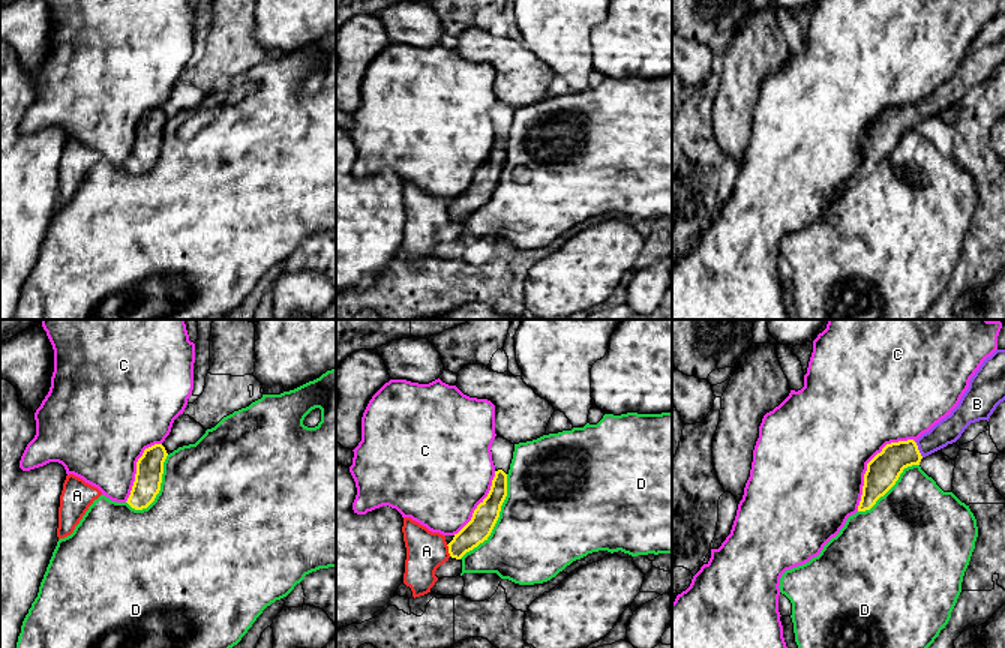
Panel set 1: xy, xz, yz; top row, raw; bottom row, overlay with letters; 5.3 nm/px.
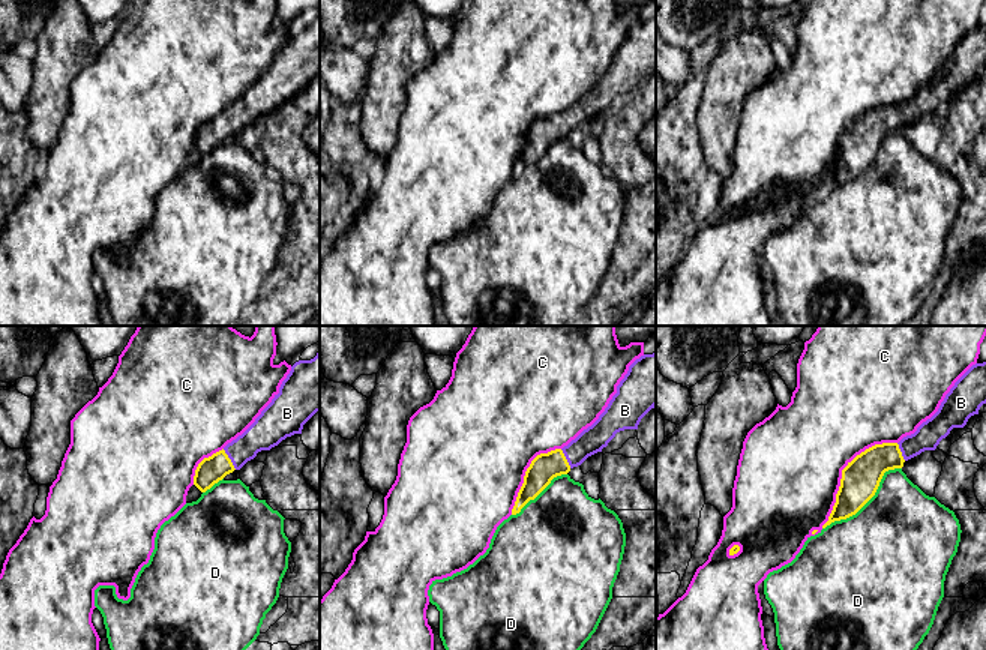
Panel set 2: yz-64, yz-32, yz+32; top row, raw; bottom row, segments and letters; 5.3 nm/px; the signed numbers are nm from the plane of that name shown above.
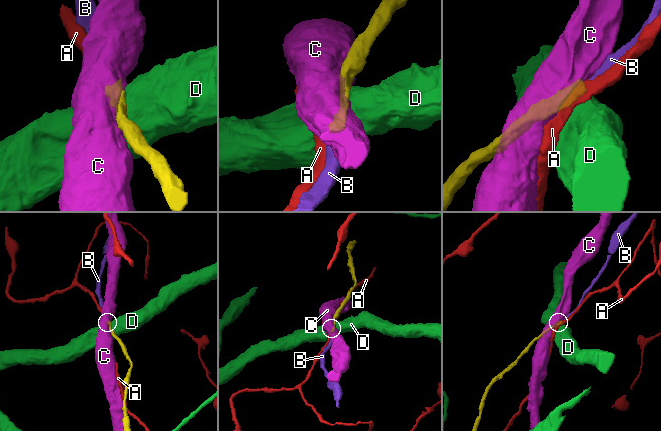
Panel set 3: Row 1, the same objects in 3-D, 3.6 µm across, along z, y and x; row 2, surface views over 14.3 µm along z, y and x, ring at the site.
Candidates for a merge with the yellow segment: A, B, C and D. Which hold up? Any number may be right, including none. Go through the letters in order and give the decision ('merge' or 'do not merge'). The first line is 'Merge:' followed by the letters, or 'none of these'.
Merge: B
A: do not merge
B: merge
C: do not merge
D: do not merge

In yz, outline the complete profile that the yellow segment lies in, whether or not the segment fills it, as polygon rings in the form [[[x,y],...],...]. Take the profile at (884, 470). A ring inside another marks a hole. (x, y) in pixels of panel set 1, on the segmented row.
[[[1005,350],[987,357],[969,381],[969,387],[950,416],[936,423],[916,441],[886,444],[868,464],[864,474],[858,512],[870,510],[898,480],[904,468],[956,442],[975,422],[987,420],[1005,400]]]

